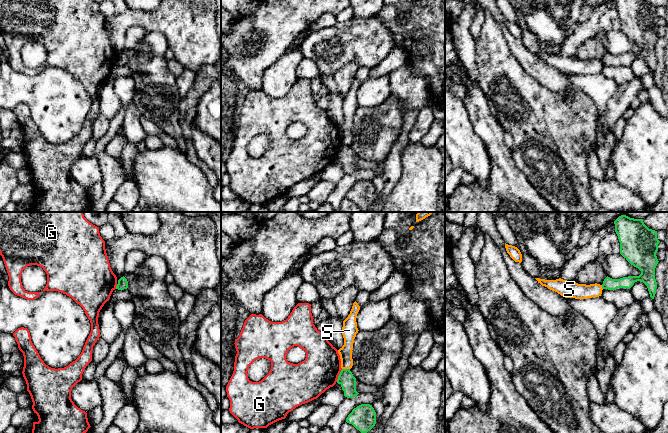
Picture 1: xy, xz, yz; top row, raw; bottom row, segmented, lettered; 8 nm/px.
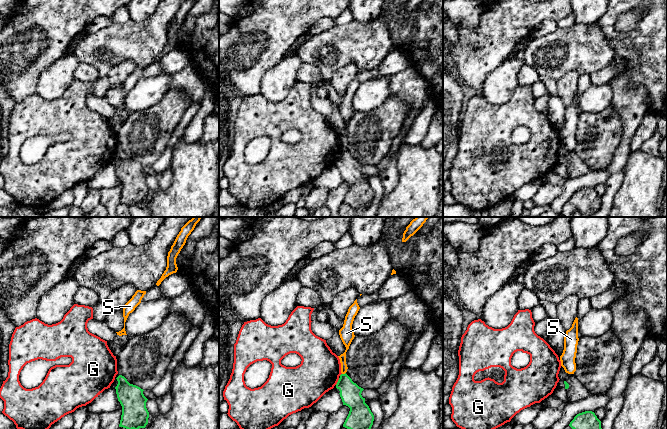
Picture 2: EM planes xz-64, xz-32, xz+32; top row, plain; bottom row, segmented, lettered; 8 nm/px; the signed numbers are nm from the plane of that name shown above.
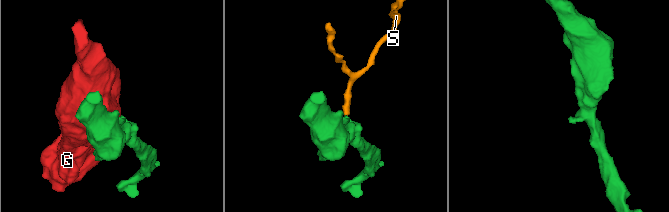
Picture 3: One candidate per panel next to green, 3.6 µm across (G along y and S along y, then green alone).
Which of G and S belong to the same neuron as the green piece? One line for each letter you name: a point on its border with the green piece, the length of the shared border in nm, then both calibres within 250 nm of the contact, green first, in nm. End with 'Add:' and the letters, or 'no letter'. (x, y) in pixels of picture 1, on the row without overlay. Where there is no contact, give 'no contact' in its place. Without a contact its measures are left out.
Add: no letter

